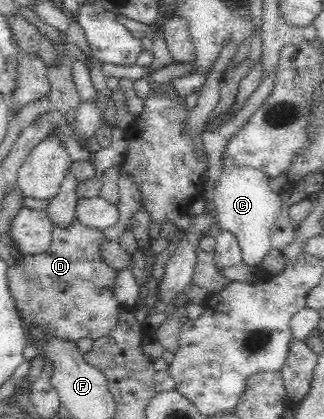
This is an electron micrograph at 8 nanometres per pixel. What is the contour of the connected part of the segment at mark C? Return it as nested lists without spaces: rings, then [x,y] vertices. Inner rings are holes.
[[[229,161],[223,166],[213,201],[220,228],[233,234],[241,249],[242,263],[249,267],[260,267],[261,262],[272,249],[270,228],[277,218],[286,214],[282,208],[281,195],[271,189],[267,175],[253,167],[241,167]]]

